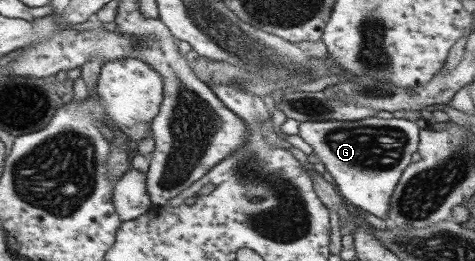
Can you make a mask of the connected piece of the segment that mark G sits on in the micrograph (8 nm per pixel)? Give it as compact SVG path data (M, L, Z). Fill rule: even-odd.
M377 116L358 121L301 122L299 136L313 148L327 172L333 176L334 186L349 206L362 208L386 219L393 201L391 194L411 165L411 156L417 152L419 126L415 121L385 120Z

